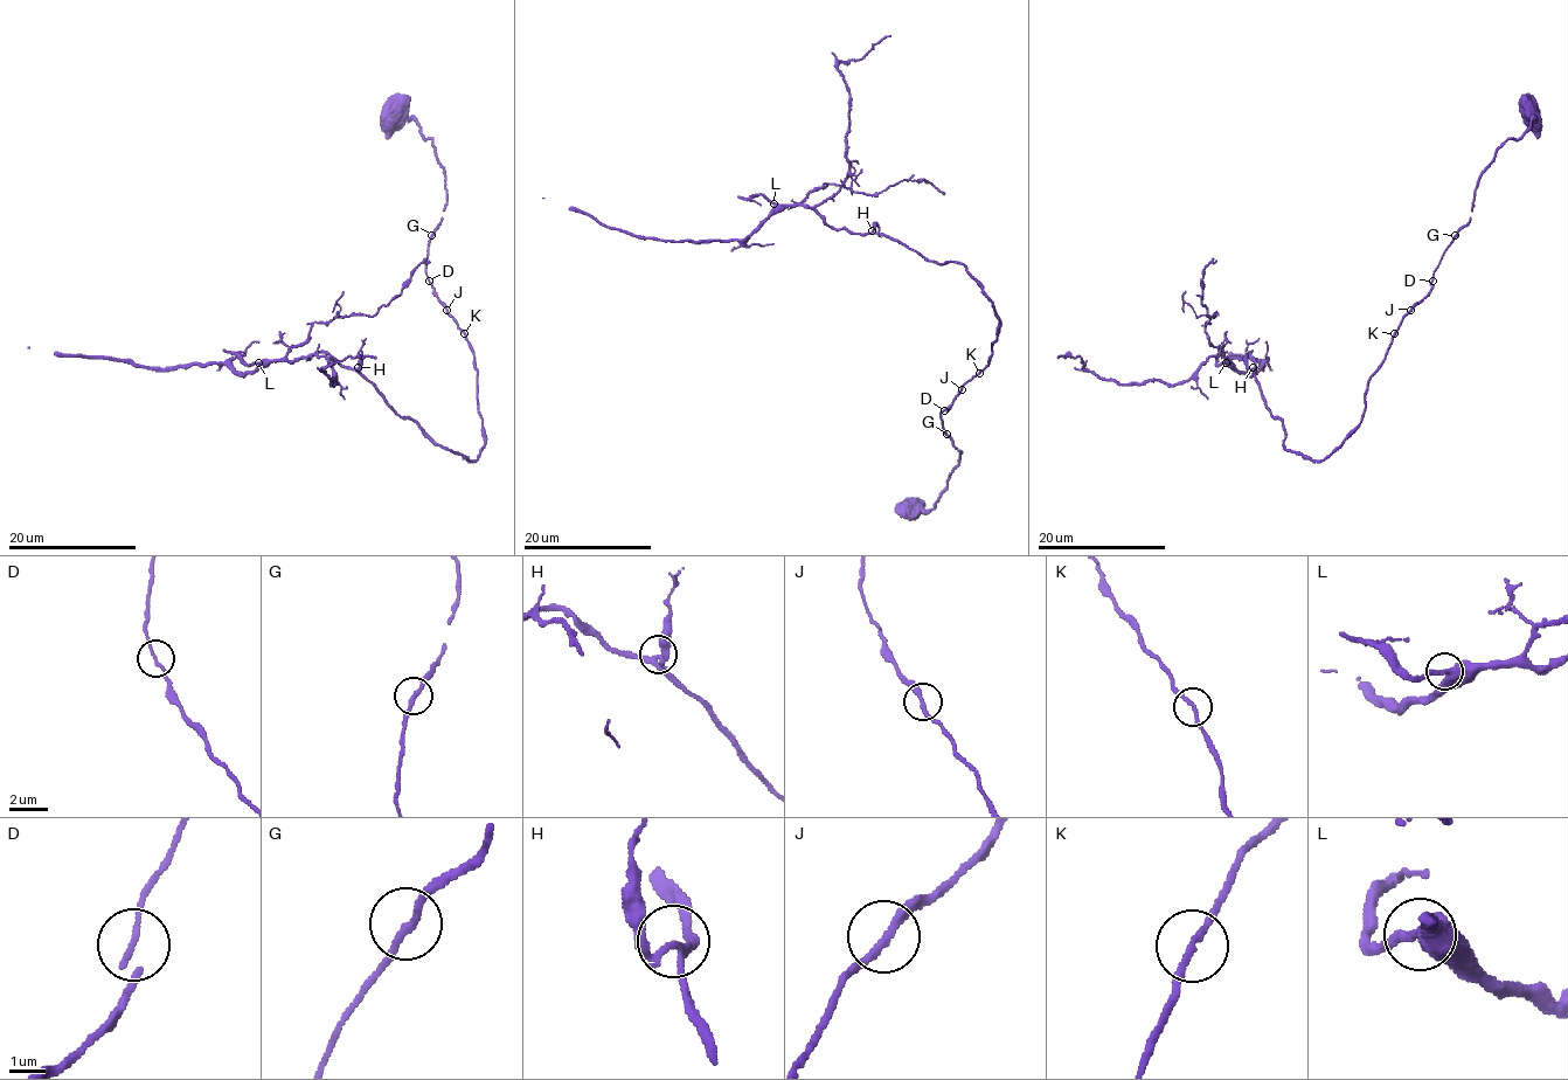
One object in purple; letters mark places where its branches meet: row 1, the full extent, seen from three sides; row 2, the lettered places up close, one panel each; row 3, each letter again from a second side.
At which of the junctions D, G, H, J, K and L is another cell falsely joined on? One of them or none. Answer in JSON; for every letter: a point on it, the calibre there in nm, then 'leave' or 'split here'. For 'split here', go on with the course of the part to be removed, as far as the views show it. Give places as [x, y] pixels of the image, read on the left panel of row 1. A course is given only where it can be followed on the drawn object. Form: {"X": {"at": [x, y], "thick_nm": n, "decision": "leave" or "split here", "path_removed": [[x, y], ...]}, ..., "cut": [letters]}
{"D": {"at": [429, 281], "thick_nm": 130, "decision": "leave"}, "G": {"at": [431, 235], "thick_nm": 220, "decision": "leave"}, "H": {"at": [358, 367], "thick_nm": 180, "decision": "leave"}, "J": {"at": [446, 310], "thick_nm": 240, "decision": "leave"}, "K": {"at": [464, 333], "thick_nm": 180, "decision": "leave"}, "L": {"at": [258, 362], "thick_nm": 400, "decision": "leave"}, "cut": []}

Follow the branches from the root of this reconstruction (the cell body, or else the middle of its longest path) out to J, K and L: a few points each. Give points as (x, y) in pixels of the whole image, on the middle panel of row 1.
J: (910, 507), (931, 510), (958, 464), (962, 451), (944, 431), (941, 412), (948, 410), (962, 389)
K: (910, 507), (931, 510), (958, 464), (962, 451), (944, 431), (941, 412), (948, 410), (961, 389), (979, 373)
L: (910, 507), (931, 510), (958, 464), (941, 412), (989, 364), (992, 302), (961, 263), (774, 203)

